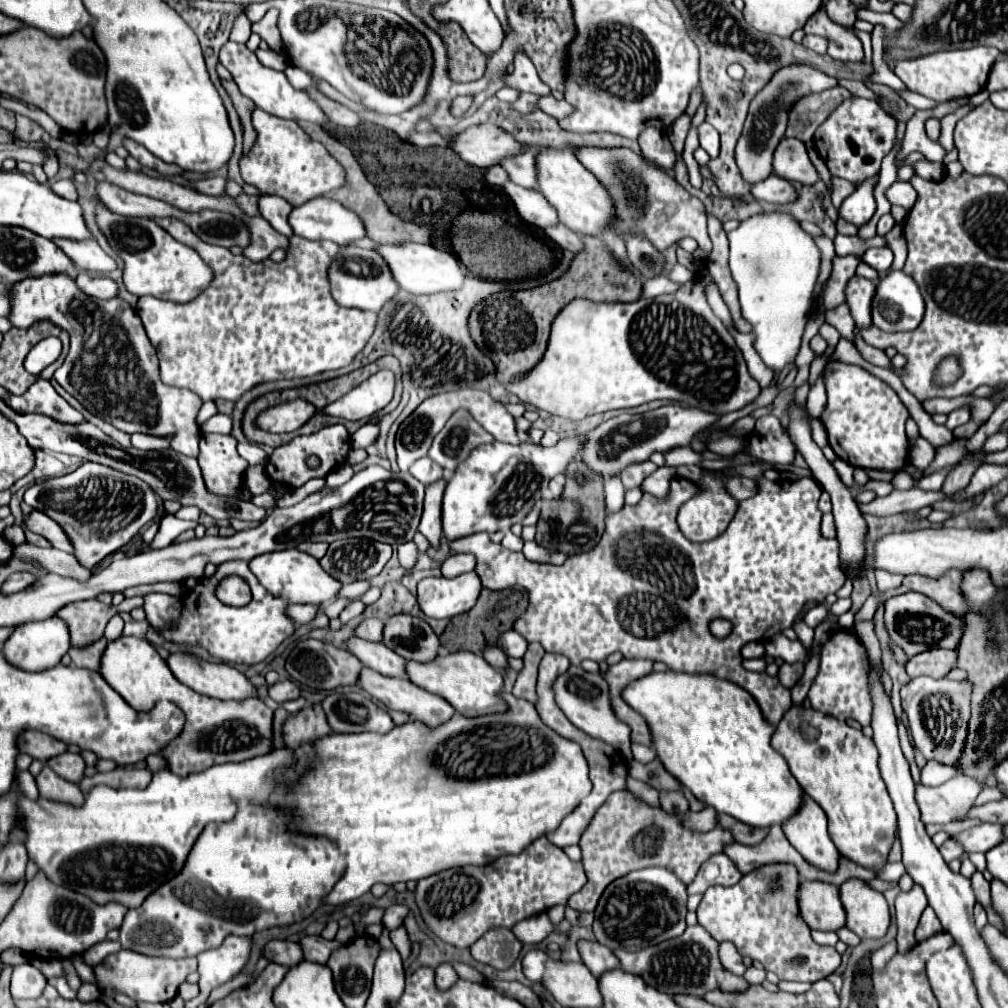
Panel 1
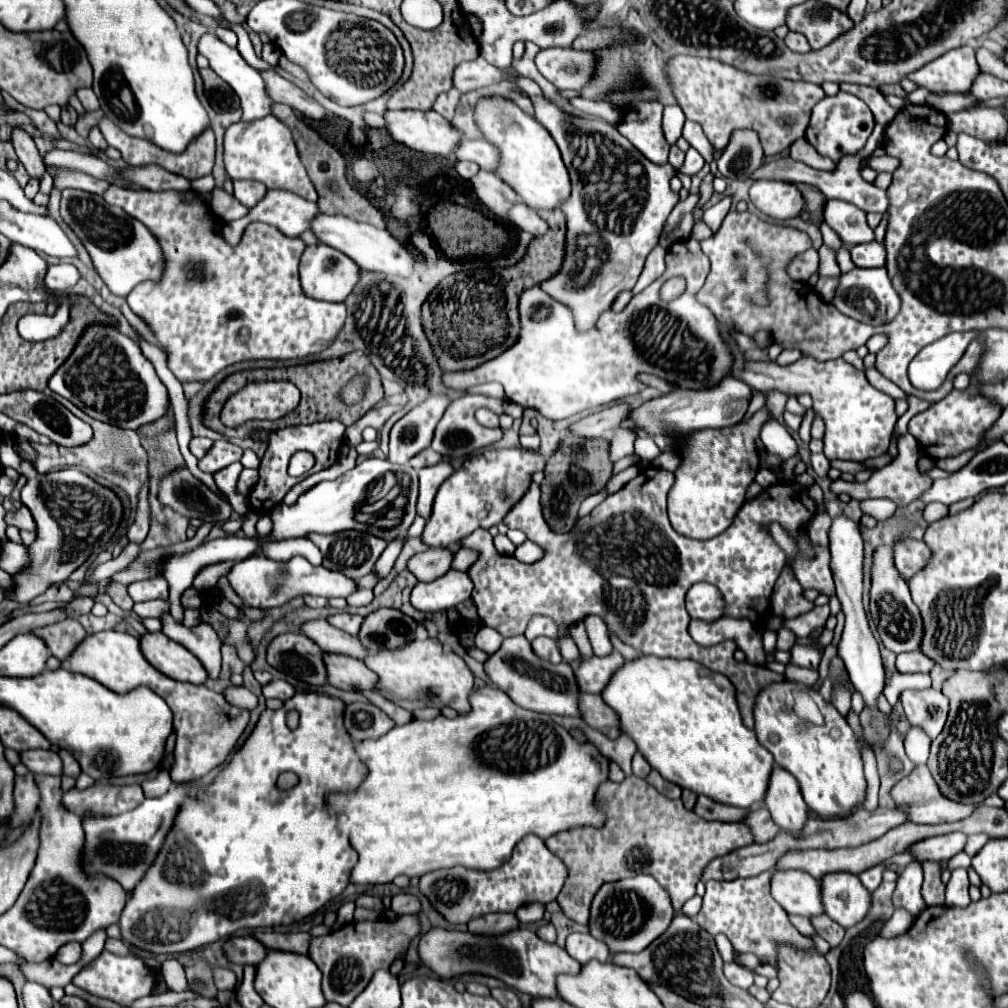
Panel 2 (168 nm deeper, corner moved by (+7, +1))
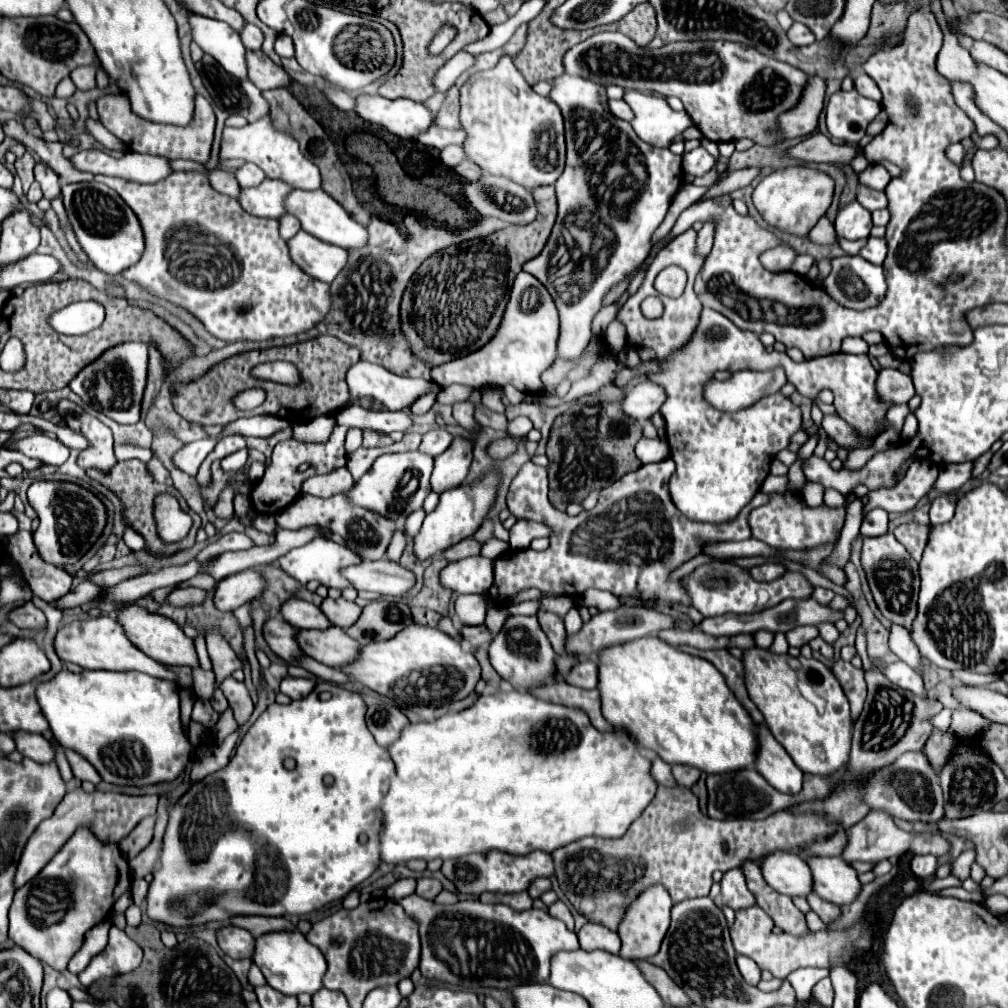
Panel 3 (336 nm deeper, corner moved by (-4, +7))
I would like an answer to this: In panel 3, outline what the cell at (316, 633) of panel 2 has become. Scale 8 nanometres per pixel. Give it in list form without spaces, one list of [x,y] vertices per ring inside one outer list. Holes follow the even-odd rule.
[[[288,598],[280,606],[282,618],[292,624],[294,628],[328,628],[332,626],[328,620],[324,620],[324,614],[318,606],[312,602],[306,602],[302,598]]]

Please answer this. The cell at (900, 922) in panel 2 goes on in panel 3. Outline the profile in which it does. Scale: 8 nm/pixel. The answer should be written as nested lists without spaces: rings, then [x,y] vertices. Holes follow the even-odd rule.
[[[947,888],[936,894],[941,896],[956,896],[956,898],[972,900],[972,902],[978,902],[978,904],[984,904],[984,900],[986,900],[986,896],[982,892],[966,892],[966,890],[960,890],[960,888]]]

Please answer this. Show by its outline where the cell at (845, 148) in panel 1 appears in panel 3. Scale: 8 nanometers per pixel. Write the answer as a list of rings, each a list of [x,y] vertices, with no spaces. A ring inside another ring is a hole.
[[[840,90],[830,96],[826,106],[828,132],[846,144],[856,144],[866,136],[866,128],[878,112],[880,104],[876,100],[870,100],[856,90]]]

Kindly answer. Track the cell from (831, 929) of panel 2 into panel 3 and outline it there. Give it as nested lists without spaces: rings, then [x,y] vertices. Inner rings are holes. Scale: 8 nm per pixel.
[[[810,894],[808,896],[808,904],[810,904],[810,908],[822,918],[822,922],[828,926],[834,918],[838,918],[838,914],[840,914],[840,908],[836,906],[836,904],[832,904],[832,902],[826,902],[826,900],[820,900],[816,894]]]

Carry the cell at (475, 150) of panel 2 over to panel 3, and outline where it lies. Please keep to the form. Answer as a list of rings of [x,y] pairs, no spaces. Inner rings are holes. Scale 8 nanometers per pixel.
[[[458,110],[458,128],[438,128],[438,126],[430,126],[428,132],[420,132],[416,136],[416,140],[424,146],[430,146],[430,148],[444,148],[448,144],[462,144],[464,142],[464,131],[460,128],[459,121],[460,110]]]

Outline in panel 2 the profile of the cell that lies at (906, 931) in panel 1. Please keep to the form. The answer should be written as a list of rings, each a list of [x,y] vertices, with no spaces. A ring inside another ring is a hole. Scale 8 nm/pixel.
[[[919,862],[907,864],[897,880],[897,888],[893,892],[893,906],[905,908],[909,914],[917,916],[921,914],[927,904],[921,896],[921,882],[923,882],[923,870]]]

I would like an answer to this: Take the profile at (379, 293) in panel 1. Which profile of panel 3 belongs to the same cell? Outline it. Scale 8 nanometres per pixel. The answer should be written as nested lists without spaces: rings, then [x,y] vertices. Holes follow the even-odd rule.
[[[302,230],[288,240],[288,252],[292,262],[320,282],[332,282],[348,258],[344,248],[322,242]]]

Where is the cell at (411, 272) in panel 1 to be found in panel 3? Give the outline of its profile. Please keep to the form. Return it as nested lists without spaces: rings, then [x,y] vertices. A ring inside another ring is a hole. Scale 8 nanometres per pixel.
[[[294,188],[286,198],[284,198],[284,208],[288,214],[294,214],[300,220],[300,226],[304,232],[316,236],[318,240],[324,240],[328,244],[340,246],[340,248],[360,248],[364,240],[368,240],[368,230],[354,222],[344,208],[332,196],[328,196],[324,190],[300,190]]]

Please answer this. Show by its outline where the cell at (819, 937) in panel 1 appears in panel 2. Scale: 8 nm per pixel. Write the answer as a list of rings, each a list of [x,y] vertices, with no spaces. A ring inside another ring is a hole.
[[[789,916],[789,918],[791,918],[791,922],[793,922],[793,926],[795,926],[801,934],[805,934],[805,936],[817,936],[811,920],[807,920],[807,918],[797,918],[797,916]]]

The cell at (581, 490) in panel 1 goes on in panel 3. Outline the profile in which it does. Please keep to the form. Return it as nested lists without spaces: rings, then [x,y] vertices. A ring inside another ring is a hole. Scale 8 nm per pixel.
[[[616,384],[602,386],[596,394],[582,396],[568,412],[556,418],[546,444],[550,460],[550,502],[558,510],[566,510],[570,500],[584,500],[600,484],[620,480],[624,474],[642,466],[634,454],[636,442],[642,438],[642,426],[622,410],[624,388]]]

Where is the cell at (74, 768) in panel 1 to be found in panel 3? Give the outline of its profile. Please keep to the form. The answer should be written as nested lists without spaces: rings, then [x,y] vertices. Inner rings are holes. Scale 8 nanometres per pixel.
[[[12,732],[12,738],[16,742],[16,750],[34,760],[34,762],[52,762],[54,760],[54,750],[50,742],[42,734],[32,734],[32,732]]]

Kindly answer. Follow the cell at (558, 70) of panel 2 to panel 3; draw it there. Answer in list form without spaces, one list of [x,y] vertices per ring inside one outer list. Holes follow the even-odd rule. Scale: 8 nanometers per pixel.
[[[596,32],[576,44],[566,52],[564,68],[572,76],[596,80],[596,84],[618,84],[626,90],[676,96],[704,138],[712,142],[750,138],[762,146],[774,144],[770,128],[776,116],[796,104],[808,80],[804,72],[790,64],[740,42],[692,40],[642,50],[620,32]]]

